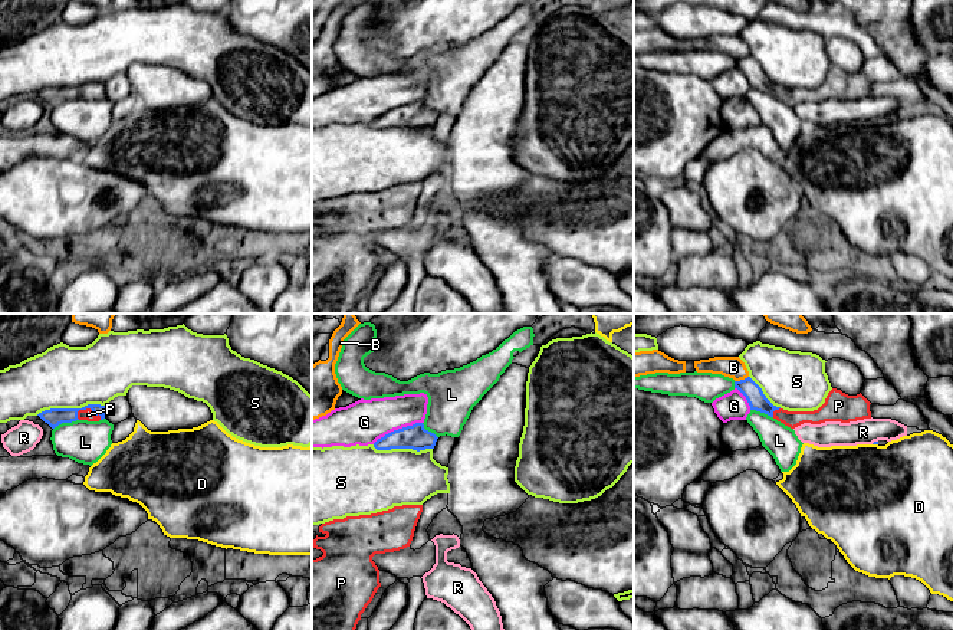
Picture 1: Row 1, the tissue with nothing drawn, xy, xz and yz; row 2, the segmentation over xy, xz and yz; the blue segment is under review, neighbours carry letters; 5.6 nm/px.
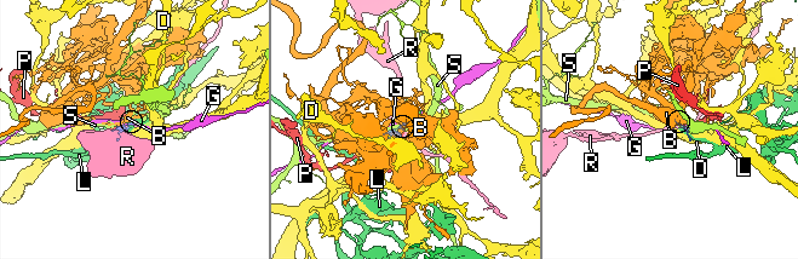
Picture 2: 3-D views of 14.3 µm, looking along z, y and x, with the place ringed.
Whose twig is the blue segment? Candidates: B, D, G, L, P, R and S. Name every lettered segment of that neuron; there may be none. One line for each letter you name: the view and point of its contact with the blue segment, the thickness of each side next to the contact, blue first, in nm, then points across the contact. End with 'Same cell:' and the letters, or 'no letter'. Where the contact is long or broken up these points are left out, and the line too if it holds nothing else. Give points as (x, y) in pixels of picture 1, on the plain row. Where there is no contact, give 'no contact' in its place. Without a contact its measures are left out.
P: xy (89, 85) | 100/70 nm
Same cell: P

